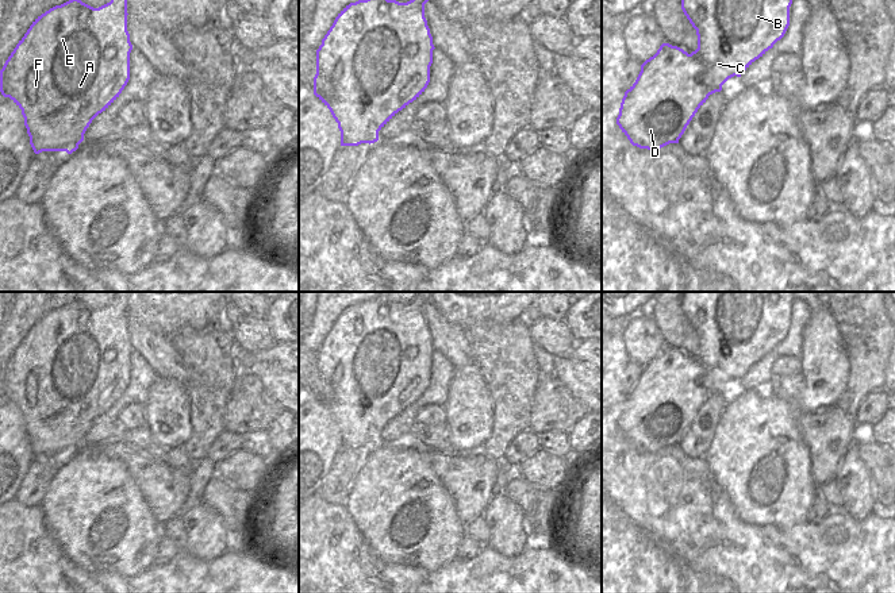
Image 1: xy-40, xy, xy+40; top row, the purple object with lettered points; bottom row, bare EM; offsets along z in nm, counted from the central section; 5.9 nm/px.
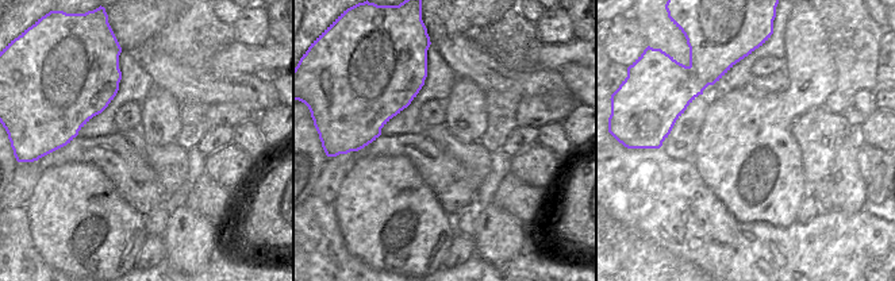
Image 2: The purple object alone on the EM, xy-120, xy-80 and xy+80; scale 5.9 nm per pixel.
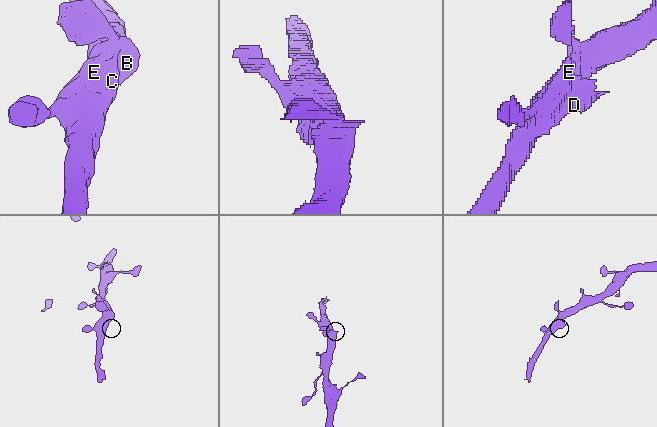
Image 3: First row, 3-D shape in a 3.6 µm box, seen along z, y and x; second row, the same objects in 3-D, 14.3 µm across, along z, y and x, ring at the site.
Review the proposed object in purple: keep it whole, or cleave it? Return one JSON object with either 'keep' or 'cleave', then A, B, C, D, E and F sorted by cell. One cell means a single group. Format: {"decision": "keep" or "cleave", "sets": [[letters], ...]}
{"decision": "keep", "sets": [["A", "B", "C", "D", "E", "F"]]}

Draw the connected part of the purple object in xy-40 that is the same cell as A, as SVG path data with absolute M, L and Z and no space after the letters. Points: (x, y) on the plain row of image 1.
M116 292L110 305L93 311L77 300L50 311L38 319L19 343L0 373L0 394L20 412L35 457L66 454L72 457L84 443L92 423L105 413L130 382L132 347L127 334L127 299L131 292Z

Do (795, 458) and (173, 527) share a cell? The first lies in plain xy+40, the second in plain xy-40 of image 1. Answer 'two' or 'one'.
two

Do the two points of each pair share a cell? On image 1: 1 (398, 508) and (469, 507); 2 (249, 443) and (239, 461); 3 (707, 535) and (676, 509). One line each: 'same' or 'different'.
1: same
2: different
3: same

